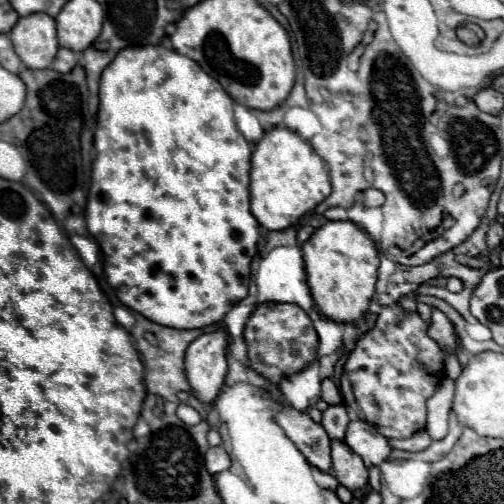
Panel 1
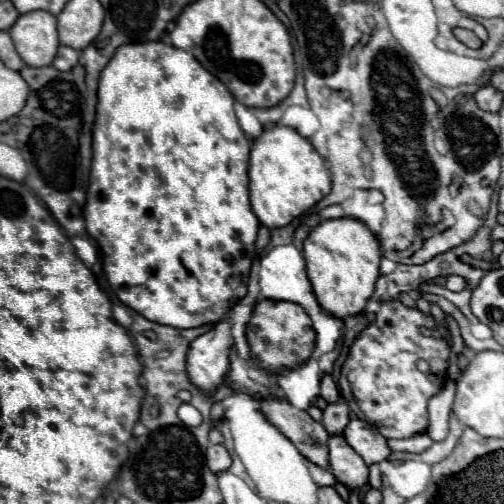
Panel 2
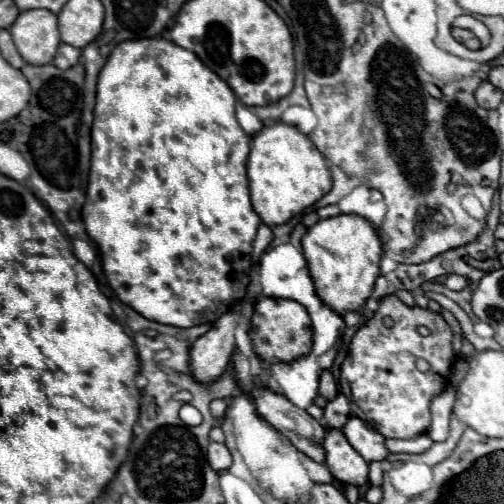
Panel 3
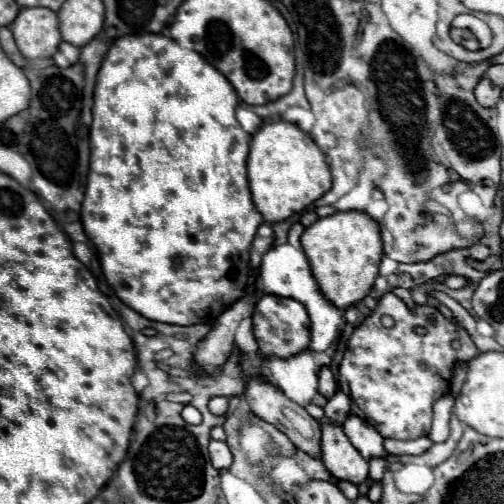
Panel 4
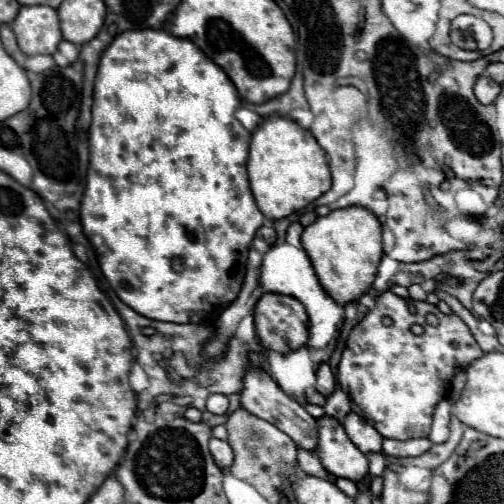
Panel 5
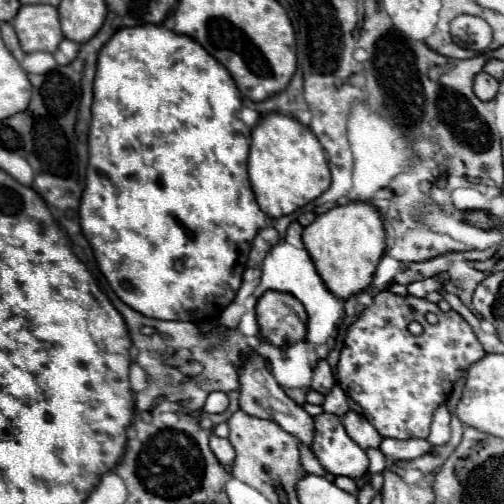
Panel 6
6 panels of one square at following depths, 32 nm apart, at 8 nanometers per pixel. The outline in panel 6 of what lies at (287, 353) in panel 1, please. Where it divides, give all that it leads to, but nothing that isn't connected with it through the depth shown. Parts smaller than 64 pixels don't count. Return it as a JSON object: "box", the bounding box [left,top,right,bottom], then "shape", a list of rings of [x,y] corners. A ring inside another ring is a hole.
{"box":[256,290,308,348],"shape":[[[268,290],[256,304],[256,320],[262,340],[276,348],[306,340],[308,316],[292,294]]]}

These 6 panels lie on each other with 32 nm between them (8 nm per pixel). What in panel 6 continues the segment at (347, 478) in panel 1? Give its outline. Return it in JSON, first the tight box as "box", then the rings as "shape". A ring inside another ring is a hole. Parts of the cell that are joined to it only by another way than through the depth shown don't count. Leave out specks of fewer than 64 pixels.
{"box":[312,414,368,478],"shape":[[[320,414],[314,418],[316,432],[312,452],[320,464],[334,476],[362,478],[368,472],[366,452],[346,434],[342,422],[334,414]]]}

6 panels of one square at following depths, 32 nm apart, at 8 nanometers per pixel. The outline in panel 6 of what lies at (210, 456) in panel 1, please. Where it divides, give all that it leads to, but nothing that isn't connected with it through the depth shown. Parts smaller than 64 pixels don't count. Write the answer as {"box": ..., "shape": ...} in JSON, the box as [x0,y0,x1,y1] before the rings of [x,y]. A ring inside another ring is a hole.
{"box":[210,436,234,466],"shape":[[[212,436],[210,438],[210,450],[214,452],[216,460],[222,464],[222,466],[230,466],[232,460],[234,460],[234,448],[230,446],[230,442],[226,438],[218,438],[218,436]]]}

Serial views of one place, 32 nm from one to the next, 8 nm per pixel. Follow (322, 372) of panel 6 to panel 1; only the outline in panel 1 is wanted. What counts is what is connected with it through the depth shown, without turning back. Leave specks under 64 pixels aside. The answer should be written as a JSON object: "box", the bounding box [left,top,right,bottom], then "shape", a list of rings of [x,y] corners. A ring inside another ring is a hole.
{"box":[322,380,342,406],"shape":[[[324,380],[322,382],[322,398],[332,406],[332,404],[342,404],[342,396],[340,396],[340,392],[338,392],[338,388],[334,386],[334,382],[332,380]]]}

